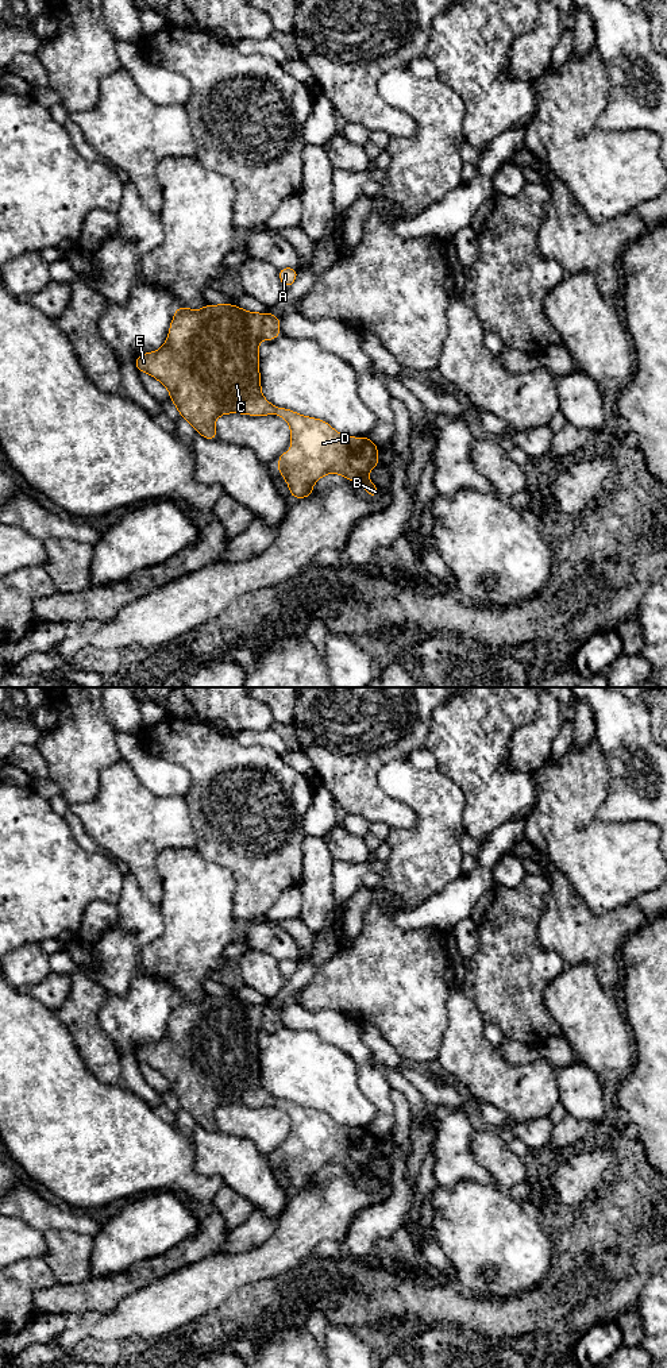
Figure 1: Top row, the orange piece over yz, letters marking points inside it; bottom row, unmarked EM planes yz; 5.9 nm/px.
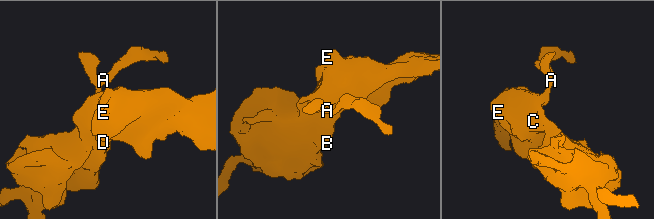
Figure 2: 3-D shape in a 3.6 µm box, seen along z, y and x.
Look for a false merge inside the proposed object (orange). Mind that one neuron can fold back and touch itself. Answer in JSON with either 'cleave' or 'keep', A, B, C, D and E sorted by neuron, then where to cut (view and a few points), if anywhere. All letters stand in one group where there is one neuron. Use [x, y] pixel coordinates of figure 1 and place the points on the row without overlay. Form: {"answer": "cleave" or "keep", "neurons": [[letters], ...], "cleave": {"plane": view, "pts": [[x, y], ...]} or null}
{"answer": "keep", "neurons": [["A", "B", "C", "D", "E"]], "cleave": null}

